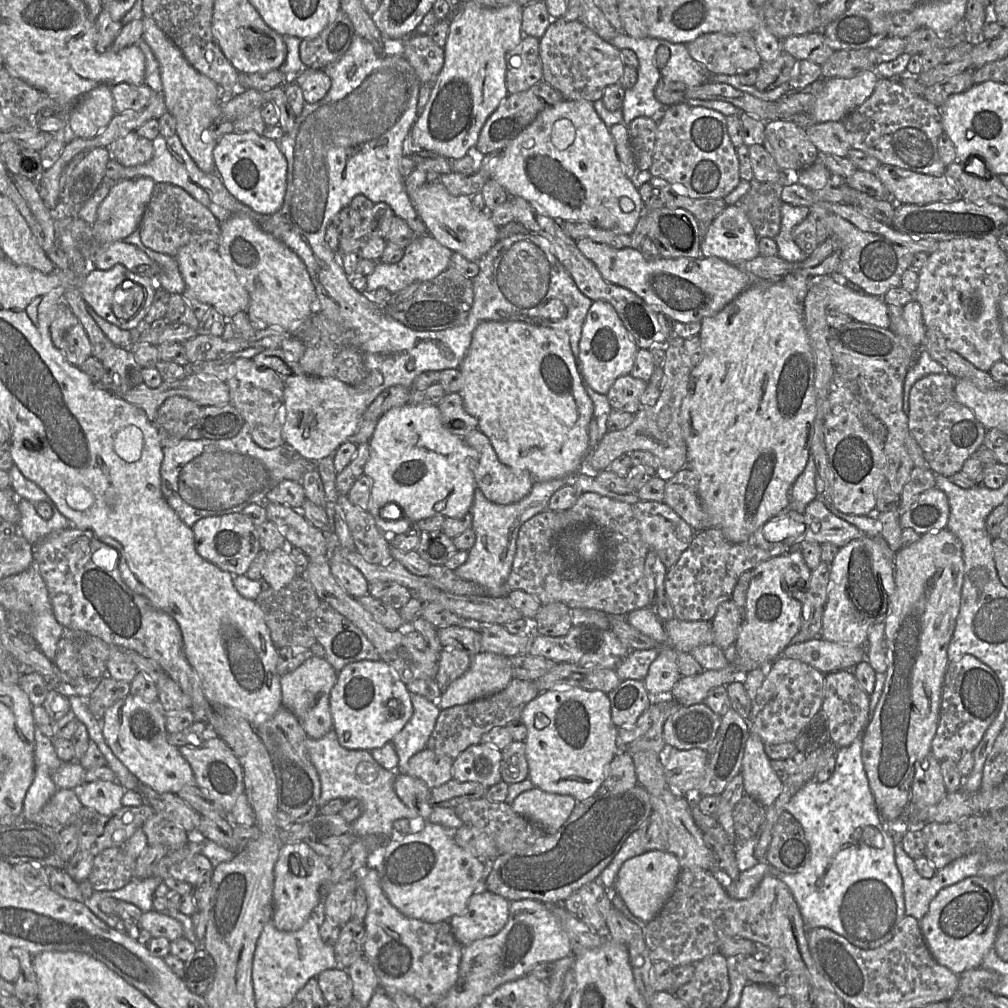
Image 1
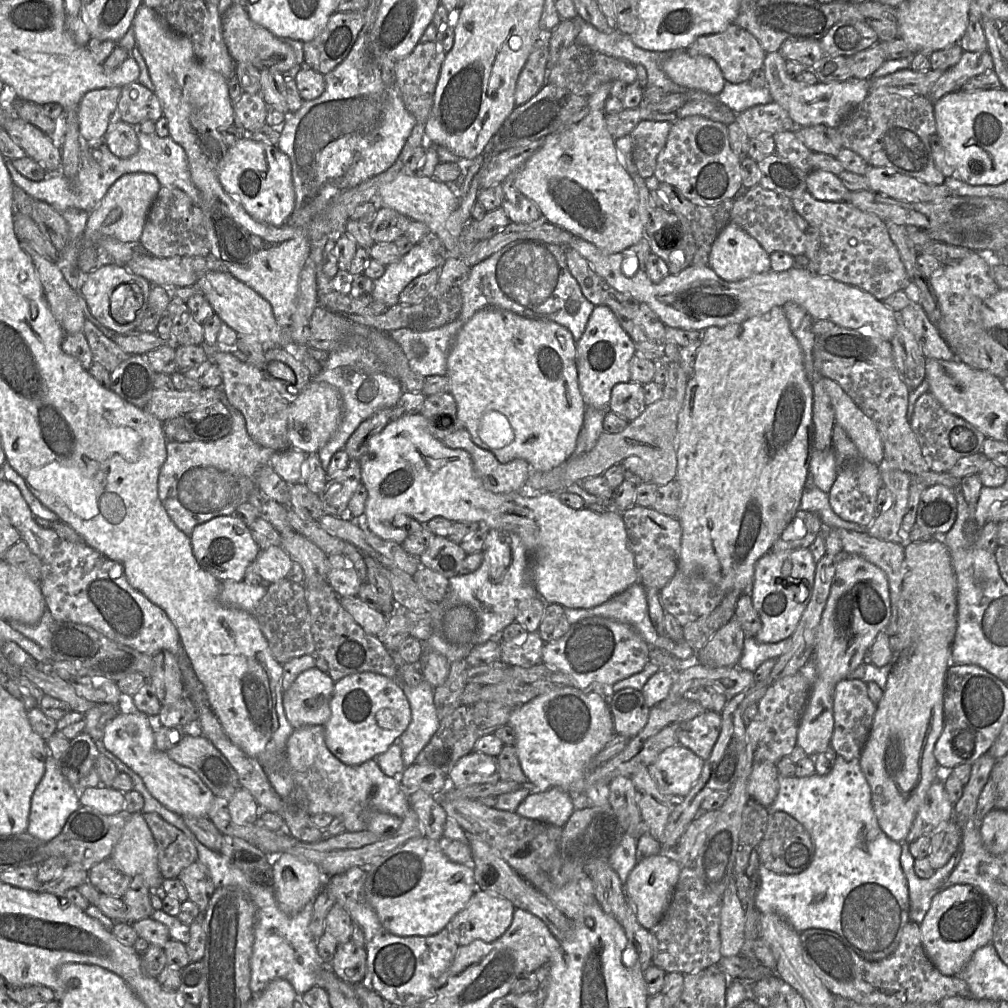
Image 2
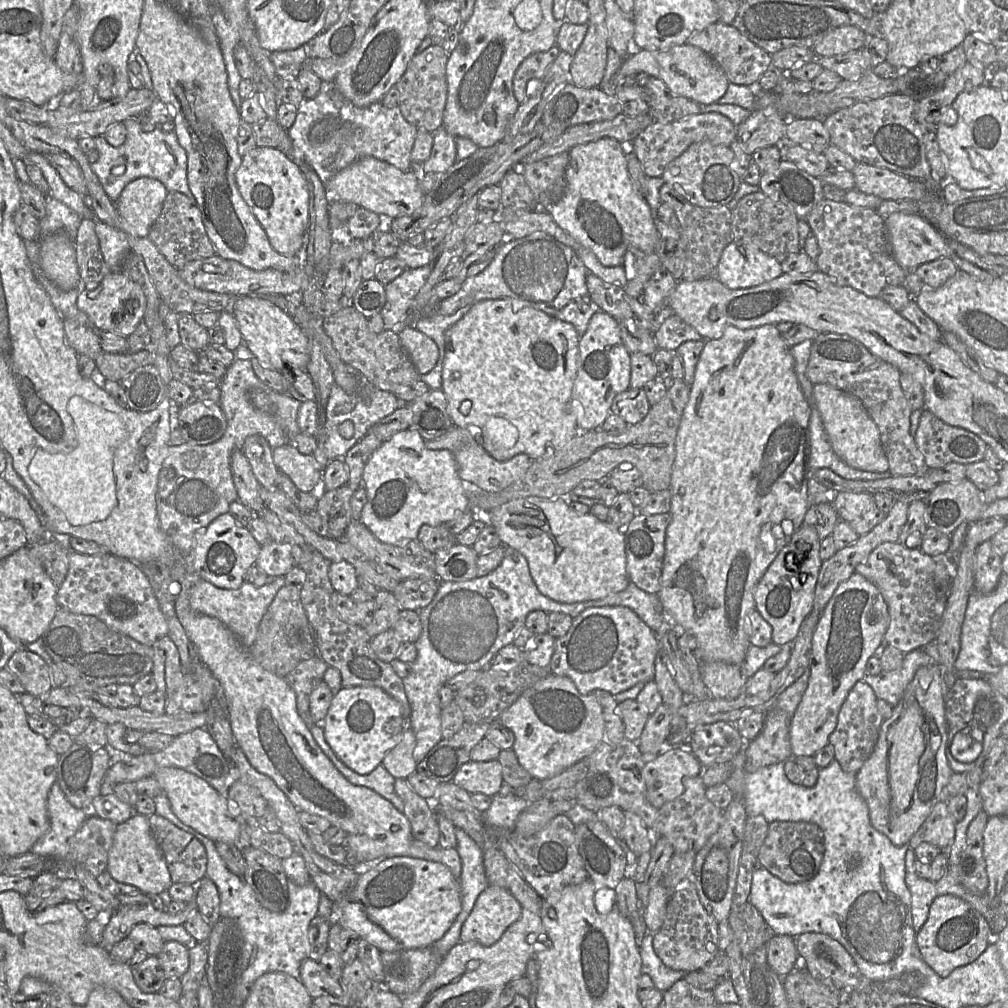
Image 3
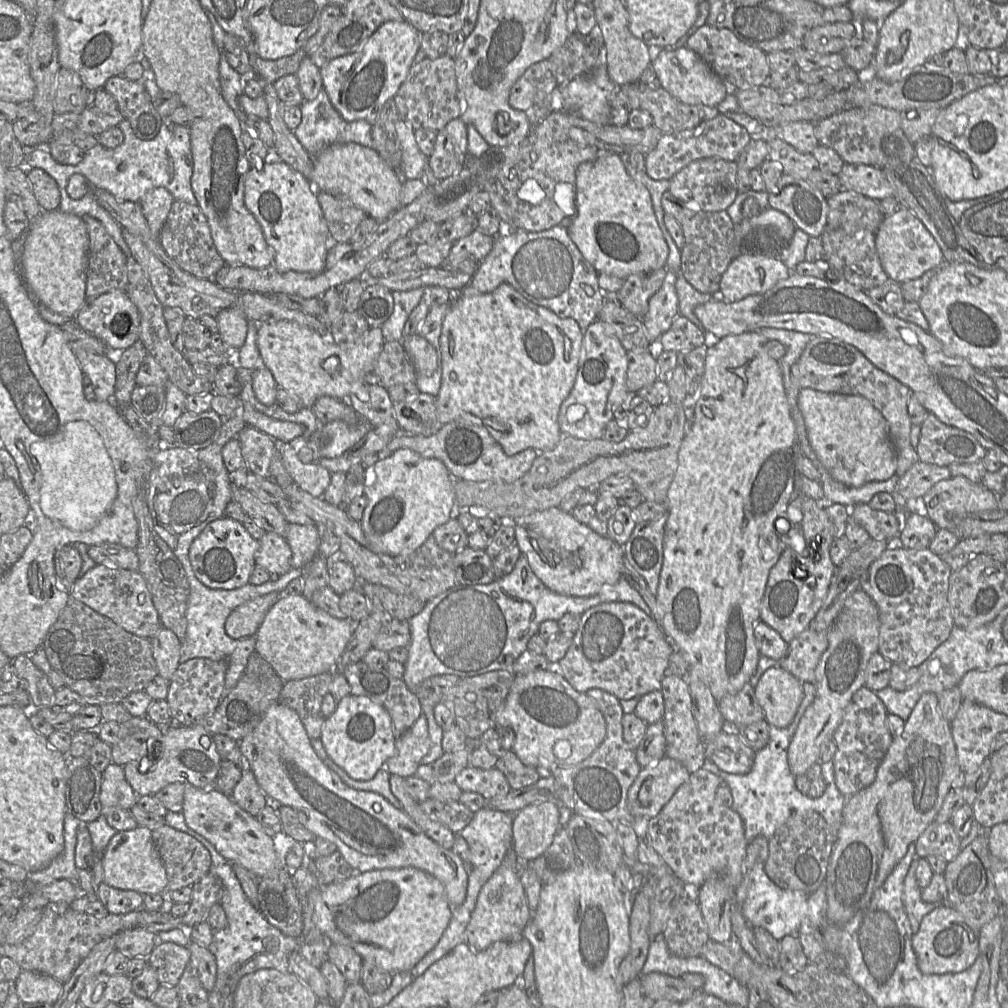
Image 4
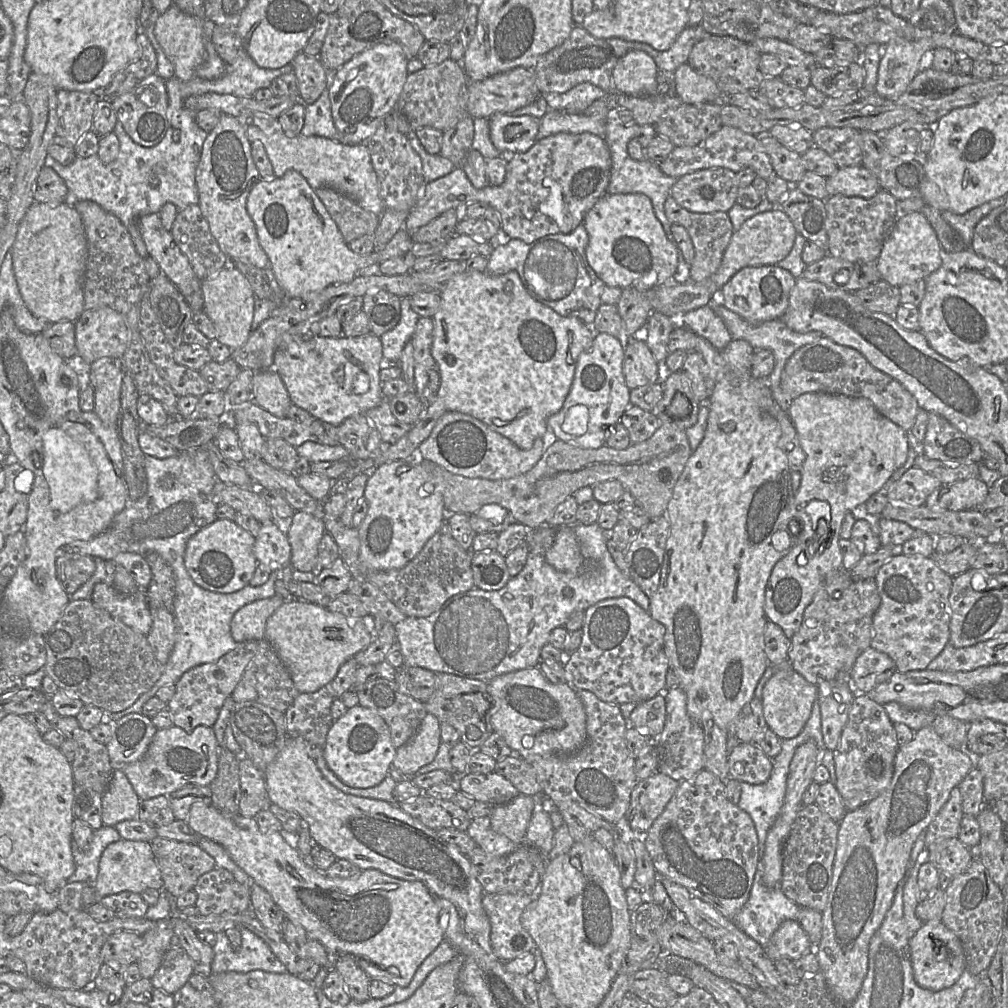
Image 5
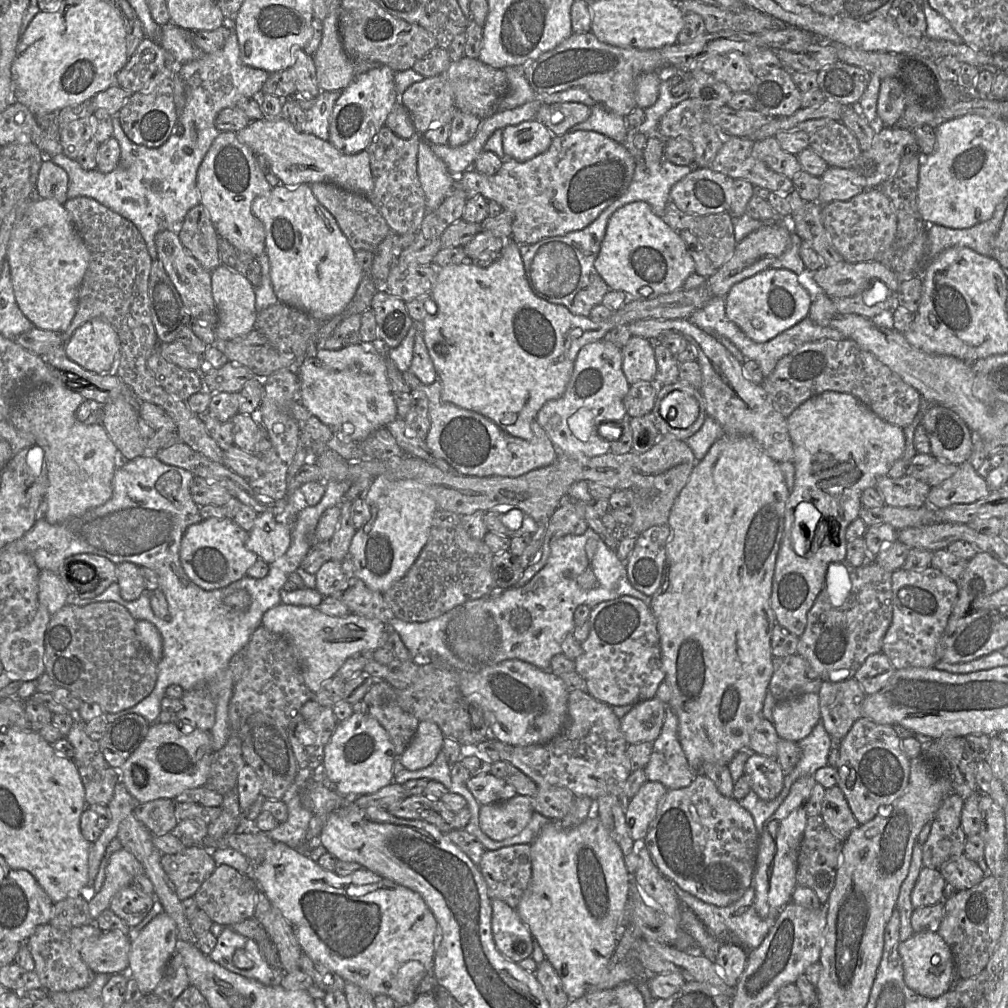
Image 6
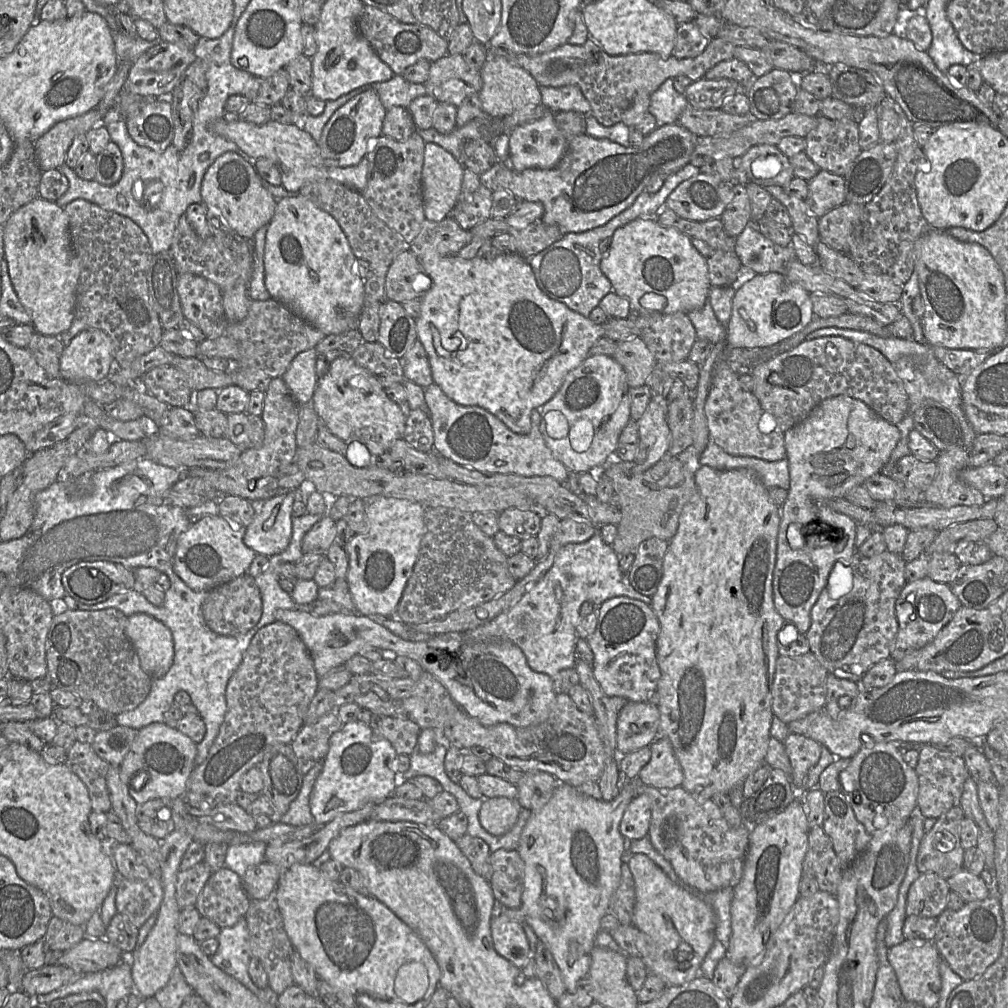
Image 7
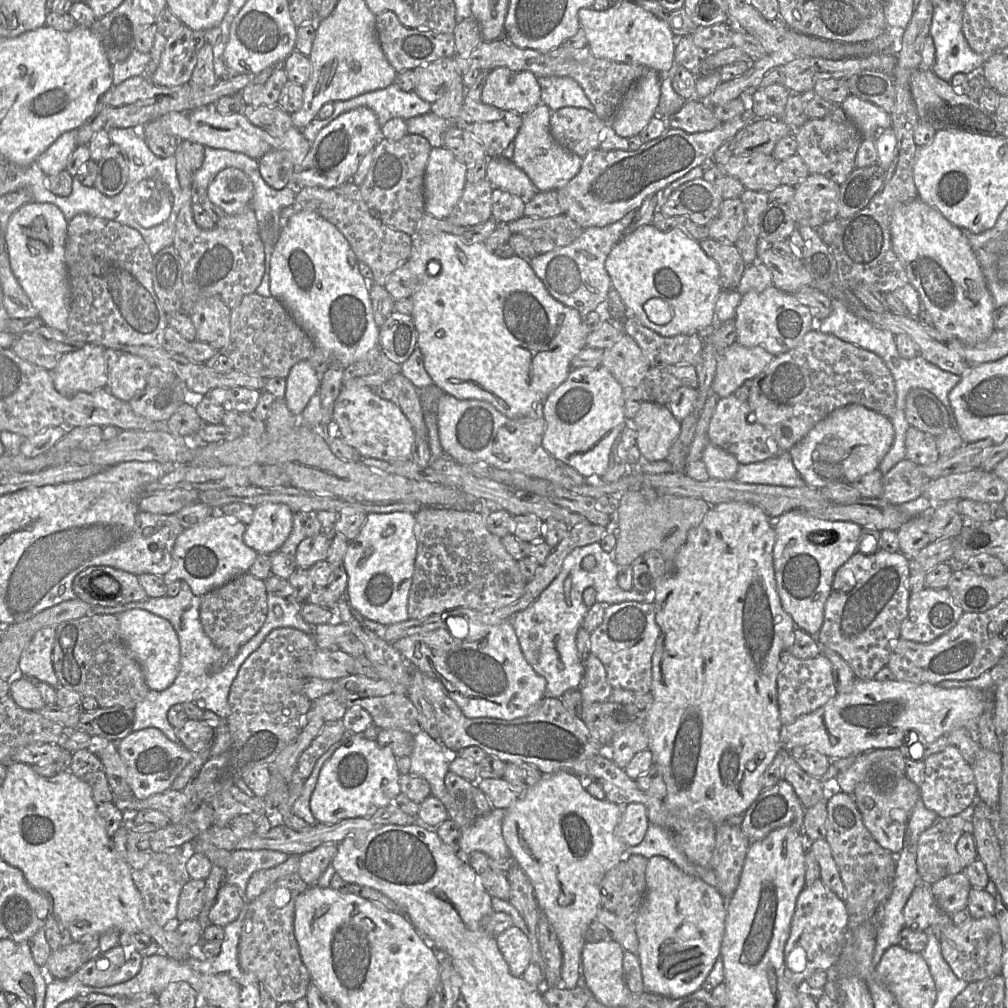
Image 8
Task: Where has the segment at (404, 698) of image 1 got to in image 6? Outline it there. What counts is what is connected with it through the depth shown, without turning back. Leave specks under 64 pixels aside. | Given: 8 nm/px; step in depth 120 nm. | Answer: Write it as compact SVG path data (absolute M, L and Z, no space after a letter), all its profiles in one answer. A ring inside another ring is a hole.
M353 713L348 719L337 723L325 745L322 767L313 771L311 781L319 781L347 801L353 801L354 796L372 794L393 782L395 757L393 744L379 722L366 713ZM321 768L327 780L322 779Z

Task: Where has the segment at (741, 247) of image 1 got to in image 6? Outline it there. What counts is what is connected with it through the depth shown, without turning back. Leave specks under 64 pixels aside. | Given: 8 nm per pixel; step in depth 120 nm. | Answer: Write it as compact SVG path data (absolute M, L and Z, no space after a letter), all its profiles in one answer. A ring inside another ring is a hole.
M767 268L734 284L725 296L727 317L751 340L767 342L808 317L811 296L789 269Z

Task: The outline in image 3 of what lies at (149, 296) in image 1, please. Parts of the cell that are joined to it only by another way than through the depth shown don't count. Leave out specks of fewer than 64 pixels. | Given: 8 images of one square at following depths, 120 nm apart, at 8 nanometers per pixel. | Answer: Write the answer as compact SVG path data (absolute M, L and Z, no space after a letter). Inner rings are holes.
M112 271L93 290L81 284L77 306L81 312L88 316L94 328L128 338L136 330L140 322L144 321L146 296L142 288L124 272ZM129 299L136 300L138 303L138 307L134 313L125 312L124 302Z

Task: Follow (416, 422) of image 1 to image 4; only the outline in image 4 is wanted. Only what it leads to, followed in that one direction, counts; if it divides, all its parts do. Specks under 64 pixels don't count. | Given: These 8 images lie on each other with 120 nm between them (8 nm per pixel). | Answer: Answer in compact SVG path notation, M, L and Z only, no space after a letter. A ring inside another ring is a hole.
M408 448L398 449L387 458L379 459L373 466L369 467L364 488L364 494L368 498L368 503L364 510L364 515L361 520L361 526L367 540L372 545L373 549L377 552L393 556L409 553L421 546L426 541L426 539L433 533L435 528L446 523L450 518L456 518L457 505L455 501L455 491L453 486L454 479L460 478L456 478L455 476L453 476L442 461L435 458L424 458L418 453ZM559 506L515 519L515 539L536 576L551 590L568 596L593 596L613 586L623 575L624 547L601 536Z

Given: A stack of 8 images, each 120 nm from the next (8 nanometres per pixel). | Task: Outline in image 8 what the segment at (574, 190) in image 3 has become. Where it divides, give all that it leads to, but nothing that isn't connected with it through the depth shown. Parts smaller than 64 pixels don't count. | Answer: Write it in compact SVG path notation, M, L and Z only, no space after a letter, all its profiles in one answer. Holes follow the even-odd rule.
M650 223L623 235L608 254L605 269L610 277L612 287L618 292L629 312L637 317L645 327L660 336L698 334L714 323L716 301L723 290L718 264L706 255L698 240L691 238L679 229L663 232ZM651 299L661 299L669 305L672 320L668 324L657 325L649 319L644 305Z

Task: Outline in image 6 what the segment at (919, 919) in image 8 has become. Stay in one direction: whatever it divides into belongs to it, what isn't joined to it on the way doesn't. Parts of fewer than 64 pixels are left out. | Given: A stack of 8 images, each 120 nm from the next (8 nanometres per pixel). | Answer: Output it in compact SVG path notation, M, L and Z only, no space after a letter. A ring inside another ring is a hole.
M923 867L911 893L913 908L932 906L946 900L943 890L946 881L937 869Z

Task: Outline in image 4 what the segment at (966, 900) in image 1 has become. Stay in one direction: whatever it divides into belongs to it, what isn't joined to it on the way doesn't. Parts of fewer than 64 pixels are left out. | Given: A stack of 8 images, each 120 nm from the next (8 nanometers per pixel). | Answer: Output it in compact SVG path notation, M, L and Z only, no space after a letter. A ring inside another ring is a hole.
M940 904L923 918L919 931L912 937L912 947L923 974L958 973L970 968L979 957L979 934L949 904Z

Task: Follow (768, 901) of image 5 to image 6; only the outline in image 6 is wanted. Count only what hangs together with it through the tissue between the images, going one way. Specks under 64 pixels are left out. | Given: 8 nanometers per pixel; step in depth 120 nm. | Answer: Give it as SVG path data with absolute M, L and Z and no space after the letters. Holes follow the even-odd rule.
M667 879L667 881L672 886L682 905L691 909L714 937L715 935L723 935L724 932L730 932L734 936L736 944L743 947L746 951L757 948L775 924L777 915L763 918L757 914L754 907L755 891L751 886L745 891L743 896L734 903L726 907L718 907L706 903L682 890L672 880Z

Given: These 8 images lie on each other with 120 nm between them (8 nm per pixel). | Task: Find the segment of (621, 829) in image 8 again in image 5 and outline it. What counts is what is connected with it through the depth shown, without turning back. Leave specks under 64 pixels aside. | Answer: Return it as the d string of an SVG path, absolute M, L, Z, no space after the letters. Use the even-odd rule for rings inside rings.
M659 771L639 781L632 790L630 805L623 822L633 832L648 832L679 784L680 782Z

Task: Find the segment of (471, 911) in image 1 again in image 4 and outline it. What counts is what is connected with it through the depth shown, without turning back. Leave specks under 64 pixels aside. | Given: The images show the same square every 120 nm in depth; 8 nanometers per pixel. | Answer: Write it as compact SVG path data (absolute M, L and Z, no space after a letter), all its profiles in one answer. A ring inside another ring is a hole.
M512 832L512 848L510 848L507 851L506 856L505 856L501 866L497 869L497 871L492 875L492 877L482 887L480 893L478 895L476 907L471 915L470 922L466 928L466 931L465 931L465 934L466 934L465 943L467 943L474 951L482 951L497 941L517 942L517 941L520 941L524 937L523 936L523 929L526 926L526 924L530 921L531 913L530 913L530 910L528 907L526 894L525 894L523 885L521 883L521 880L520 880L520 871L521 871L521 860L519 859L519 857L517 856L516 852L513 849L513 832Z

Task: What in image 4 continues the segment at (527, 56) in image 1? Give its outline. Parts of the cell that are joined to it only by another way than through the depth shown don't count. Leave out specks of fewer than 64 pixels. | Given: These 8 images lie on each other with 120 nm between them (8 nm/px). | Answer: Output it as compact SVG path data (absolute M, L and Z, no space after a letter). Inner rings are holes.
M544 59L532 64L512 85L509 105L517 110L526 111L530 107L541 106L547 95L557 86L552 73L552 64Z

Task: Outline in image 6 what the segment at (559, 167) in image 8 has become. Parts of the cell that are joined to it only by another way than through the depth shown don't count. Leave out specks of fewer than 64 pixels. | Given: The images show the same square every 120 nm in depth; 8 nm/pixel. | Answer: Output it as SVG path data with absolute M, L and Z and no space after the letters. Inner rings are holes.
M537 120L507 126L503 132L503 151L508 158L524 162L544 153L555 136Z

